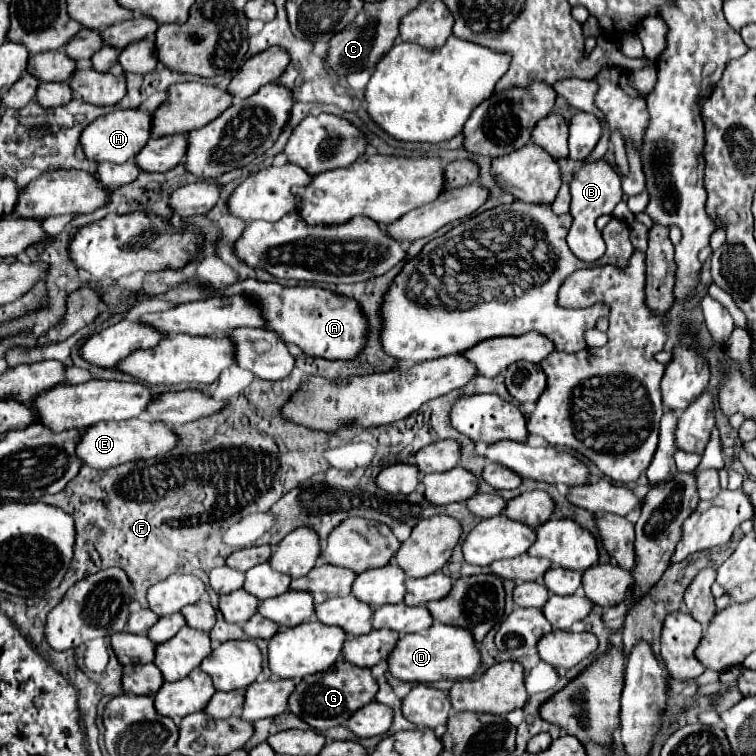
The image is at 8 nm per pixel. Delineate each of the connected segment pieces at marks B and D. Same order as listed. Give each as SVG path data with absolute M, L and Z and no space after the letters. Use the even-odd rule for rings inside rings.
M601 160L583 164L577 172L573 172L569 180L569 192L571 192L571 216L573 226L567 236L567 244L571 252L585 262L593 262L605 254L605 242L601 238L601 232L595 226L595 220L603 214L613 214L613 208L621 202L623 190L621 190L621 176L615 172L615 168Z
M433 622L431 628L425 632L401 636L387 656L387 670L391 676L403 680L403 682L419 682L419 684L431 684L437 680L463 680L471 678L481 664L477 644L465 628L453 628L445 624Z

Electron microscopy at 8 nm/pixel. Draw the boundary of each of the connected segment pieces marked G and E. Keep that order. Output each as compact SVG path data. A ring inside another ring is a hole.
M339 660L327 672L319 672L317 676L305 676L305 680L301 680L289 696L289 710L311 728L323 732L335 726L345 726L355 710L375 700L377 690L379 686L367 668L359 668L355 664Z
M133 418L133 420L121 420L121 422L101 422L85 428L81 432L79 444L77 444L77 458L97 470L113 468L117 464L125 464L131 460L147 460L159 454L169 452L177 444L177 436L171 428L167 428L161 422L149 422L145 418Z

